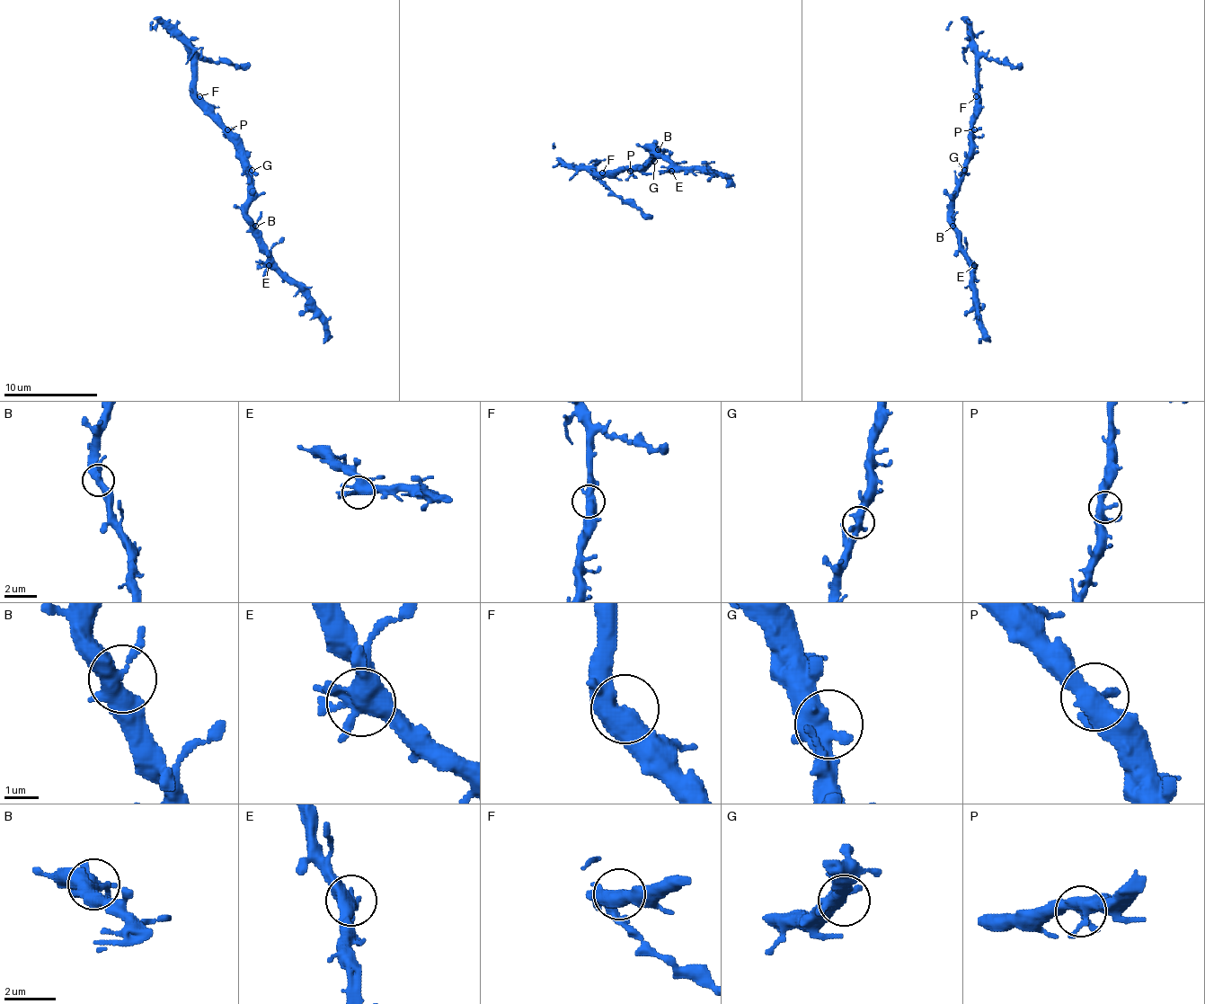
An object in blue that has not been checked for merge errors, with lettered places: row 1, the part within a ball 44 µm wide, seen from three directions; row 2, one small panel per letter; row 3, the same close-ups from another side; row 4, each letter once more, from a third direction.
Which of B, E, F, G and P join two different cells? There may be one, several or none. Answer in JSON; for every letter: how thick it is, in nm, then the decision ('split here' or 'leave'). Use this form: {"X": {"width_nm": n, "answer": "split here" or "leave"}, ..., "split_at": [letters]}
{"B": {"width_nm": 400, "answer": "leave"}, "E": {"width_nm": 440, "answer": "leave"}, "F": {"width_nm": 460, "answer": "leave"}, "G": {"width_nm": 440, "answer": "leave"}, "P": {"width_nm": 420, "answer": "leave"}, "split_at": []}

